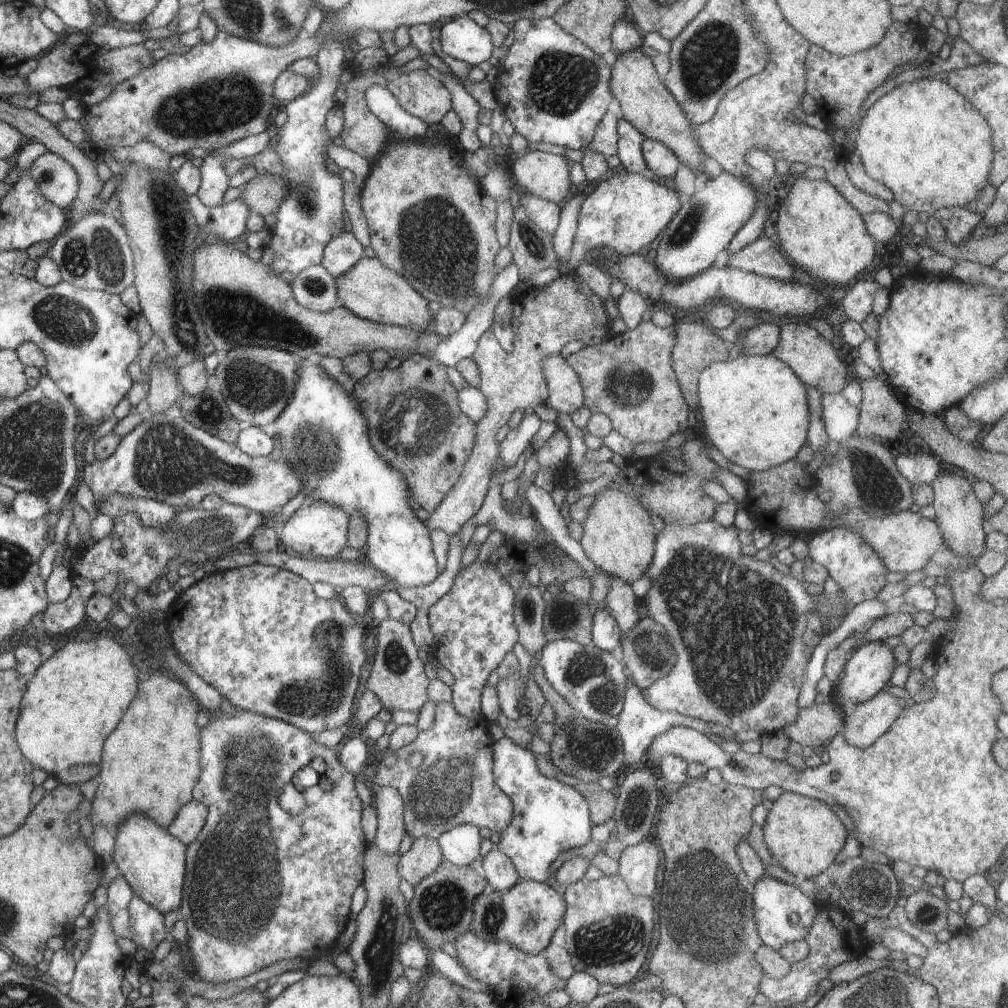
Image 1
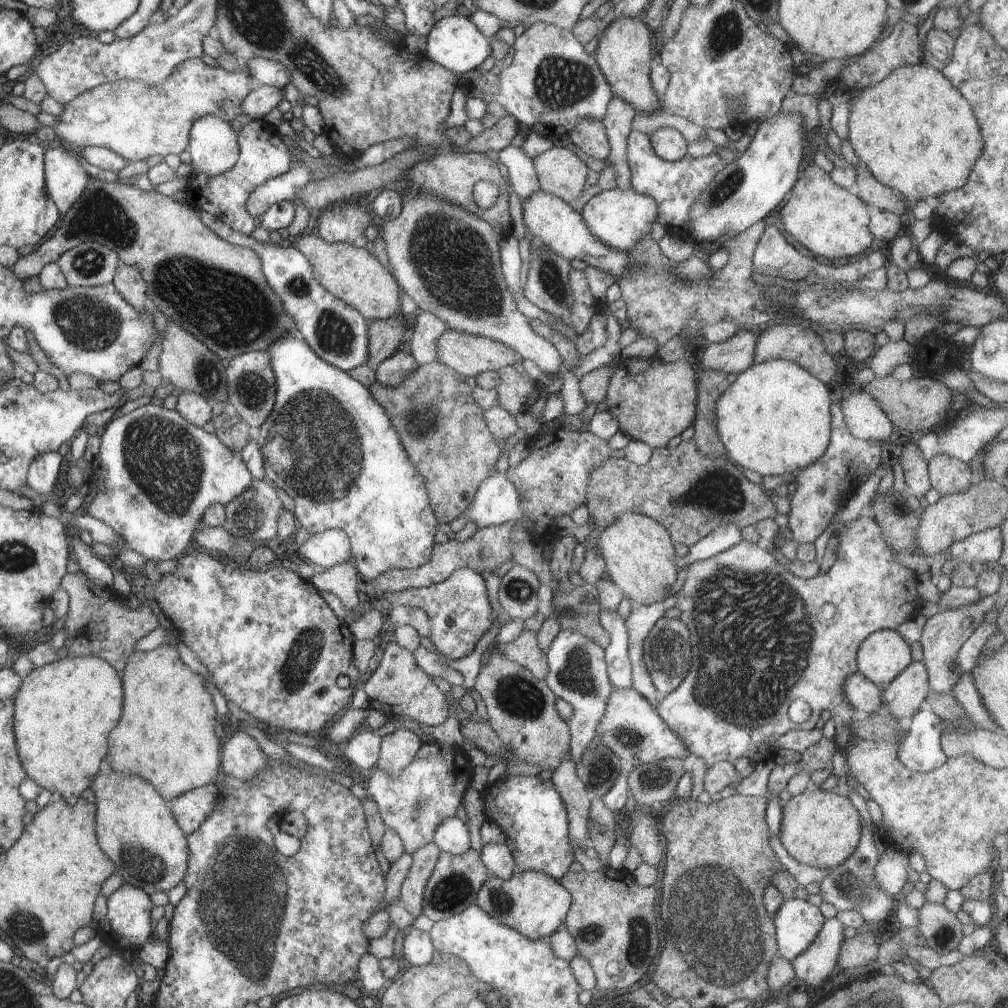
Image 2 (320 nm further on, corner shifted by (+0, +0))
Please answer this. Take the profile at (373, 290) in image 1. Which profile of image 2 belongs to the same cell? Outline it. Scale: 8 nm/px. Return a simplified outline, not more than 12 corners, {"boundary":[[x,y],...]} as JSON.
{"boundary":[[321,240],[296,249],[316,280],[366,320],[400,314],[396,278],[368,250]]}

